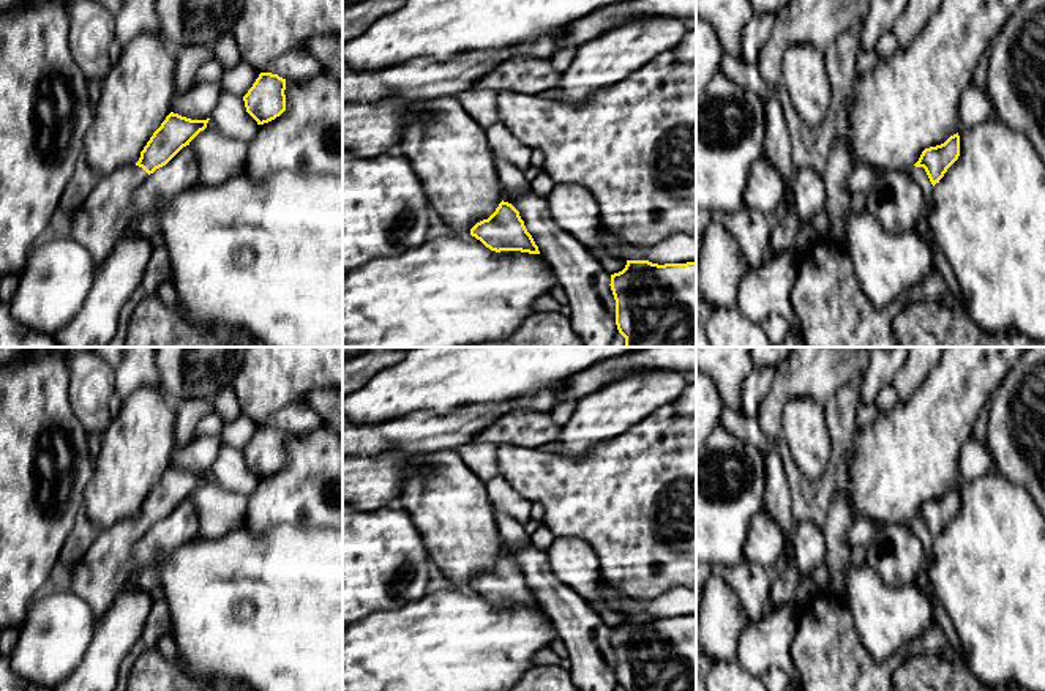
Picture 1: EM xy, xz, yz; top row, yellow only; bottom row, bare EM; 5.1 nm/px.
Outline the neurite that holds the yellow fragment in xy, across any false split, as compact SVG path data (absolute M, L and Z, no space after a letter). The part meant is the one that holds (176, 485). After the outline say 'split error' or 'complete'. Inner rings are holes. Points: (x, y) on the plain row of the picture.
M170 465L140 505L139 514L96 533L84 557L69 566L65 588L88 604L96 623L122 592L136 585L134 544L189 499L208 473Z | split error

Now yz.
M950 489L944 497L925 502L919 514L909 522L909 529L917 535L922 543L923 558L922 571L928 574L933 565L933 543L935 538L944 530L947 522L960 510L960 489Z | split error

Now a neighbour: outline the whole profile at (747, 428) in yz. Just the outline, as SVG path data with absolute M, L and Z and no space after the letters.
M725 409L718 428L726 429L750 445L755 445L762 454L773 445L773 439L762 432L758 418L747 416L742 410Z

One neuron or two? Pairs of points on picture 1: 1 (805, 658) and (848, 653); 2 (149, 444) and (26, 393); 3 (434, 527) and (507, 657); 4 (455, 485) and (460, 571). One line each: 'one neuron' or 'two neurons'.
1: one neuron
2: two neurons
3: two neurons
4: one neuron

